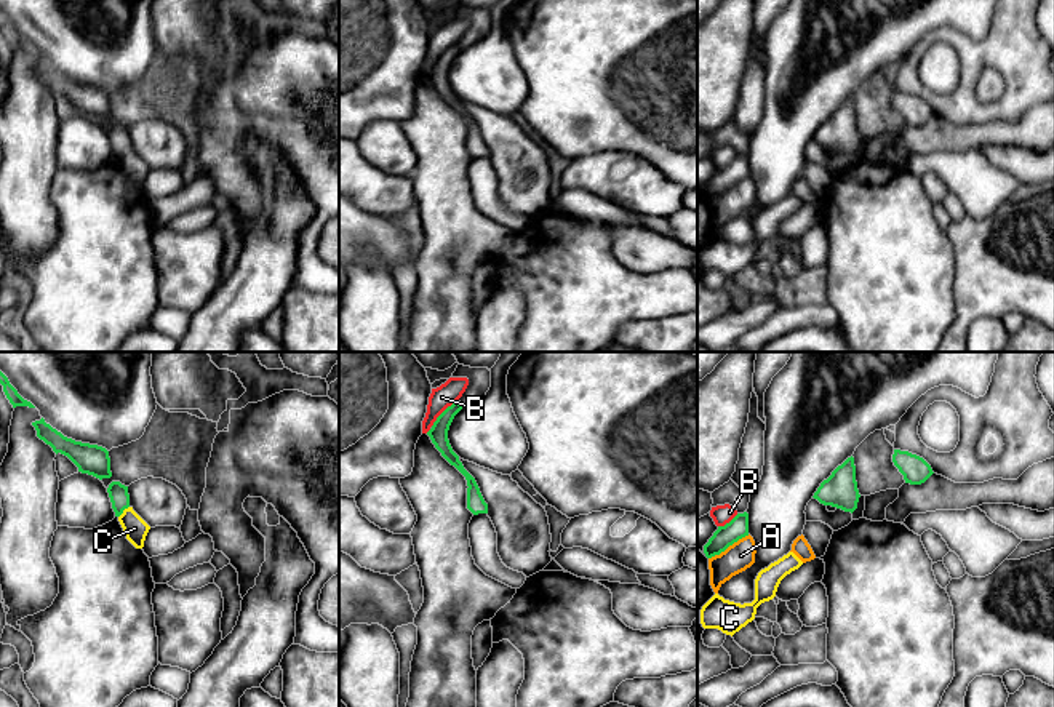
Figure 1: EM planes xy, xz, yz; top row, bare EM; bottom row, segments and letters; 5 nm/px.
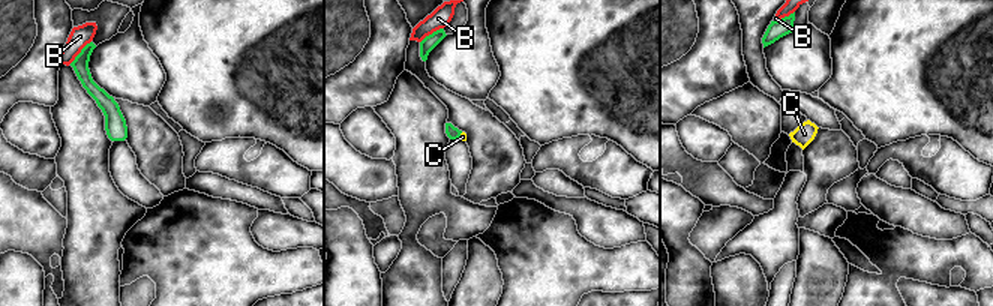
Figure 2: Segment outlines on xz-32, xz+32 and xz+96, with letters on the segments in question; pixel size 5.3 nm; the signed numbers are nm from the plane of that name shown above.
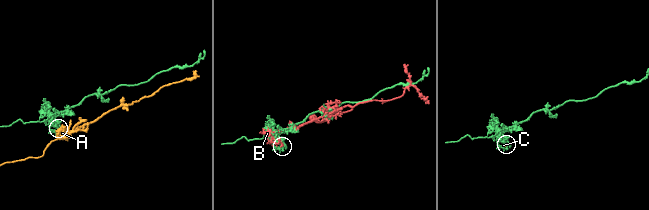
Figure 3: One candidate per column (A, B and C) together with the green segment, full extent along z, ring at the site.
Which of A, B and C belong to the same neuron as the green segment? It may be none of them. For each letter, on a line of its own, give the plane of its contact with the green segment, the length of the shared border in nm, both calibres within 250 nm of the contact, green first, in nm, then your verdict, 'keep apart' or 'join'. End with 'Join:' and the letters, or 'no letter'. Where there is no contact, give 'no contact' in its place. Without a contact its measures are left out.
A: yz | 240 nm | 110/140 nm | keep apart
B: xz | 200 nm | 100/120 nm | keep apart
C: xy | 80 nm | 100/120 nm | join
Join: C

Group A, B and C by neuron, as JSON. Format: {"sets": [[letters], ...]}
{"sets": [["A"], ["B"], ["C"]]}

